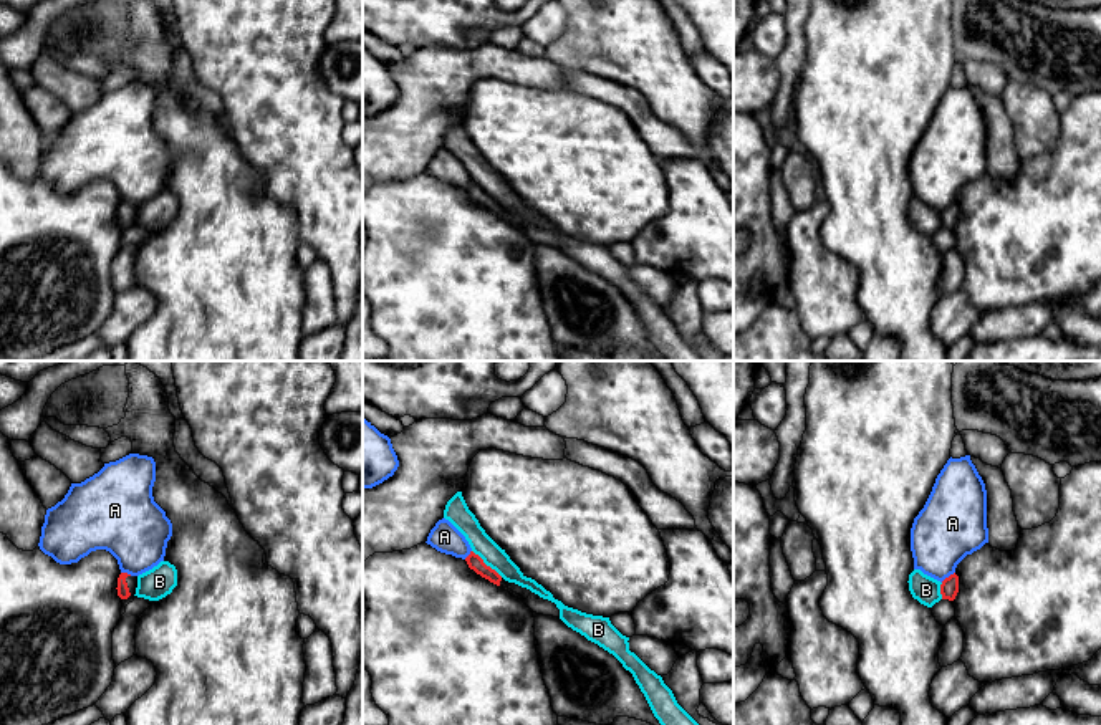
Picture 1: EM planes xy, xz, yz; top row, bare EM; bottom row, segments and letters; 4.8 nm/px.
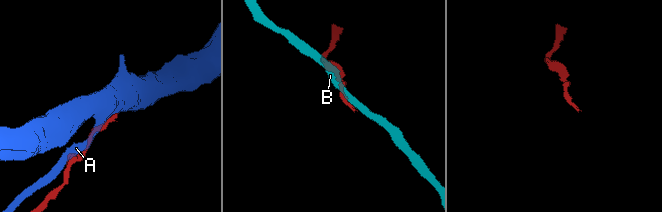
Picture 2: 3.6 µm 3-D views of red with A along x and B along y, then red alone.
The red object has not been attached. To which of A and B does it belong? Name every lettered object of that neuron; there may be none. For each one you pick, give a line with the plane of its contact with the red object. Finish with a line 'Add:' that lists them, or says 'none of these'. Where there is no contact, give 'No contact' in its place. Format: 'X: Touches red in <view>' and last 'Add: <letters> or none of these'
Add: none of these

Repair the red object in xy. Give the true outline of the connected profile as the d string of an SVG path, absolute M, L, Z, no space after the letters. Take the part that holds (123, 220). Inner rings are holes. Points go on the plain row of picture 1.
M127 202L119 204L116 218L121 228L127 228L129 225L134 225L136 217L137 217L137 205L131 205Z

